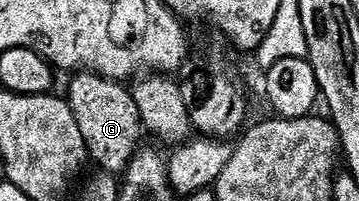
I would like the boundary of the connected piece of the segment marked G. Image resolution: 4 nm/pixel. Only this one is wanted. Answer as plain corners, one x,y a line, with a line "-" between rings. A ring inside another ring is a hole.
89,71
71,77
74,78
70,81
68,100
72,115
76,115
76,123
80,126
80,135
84,135
89,160
93,164
95,161
99,170
115,175
125,174
144,138
140,111
134,102
133,92
125,84

